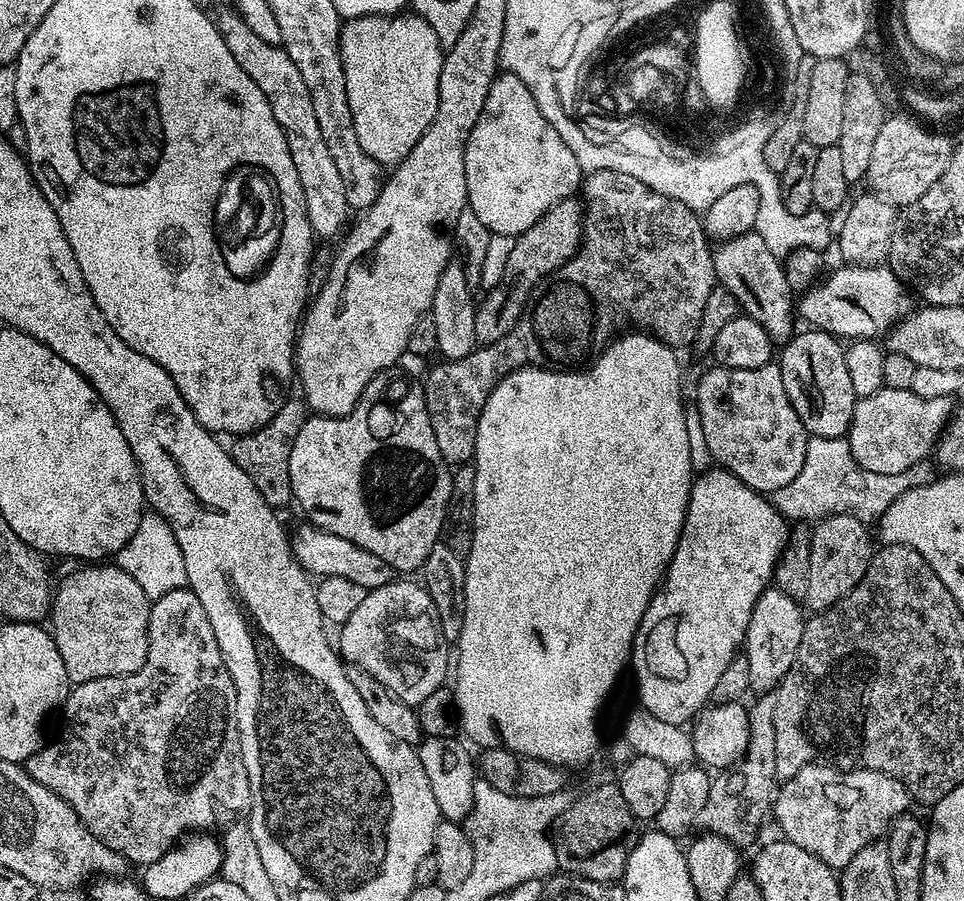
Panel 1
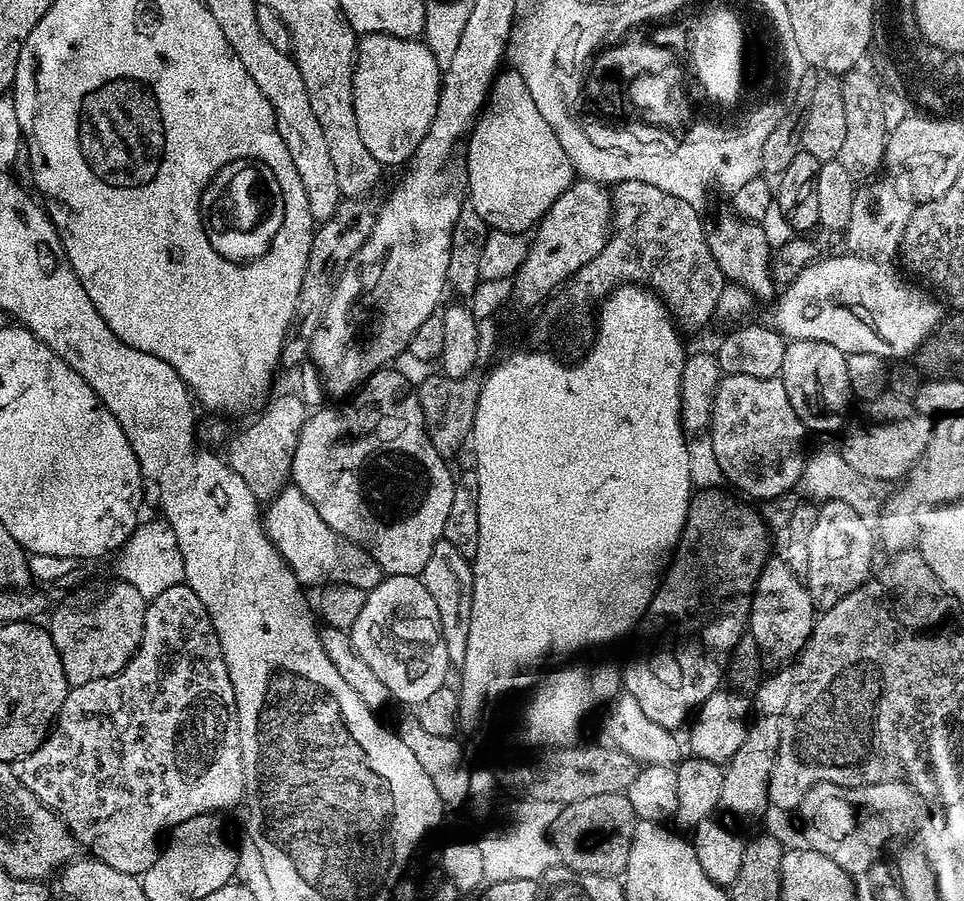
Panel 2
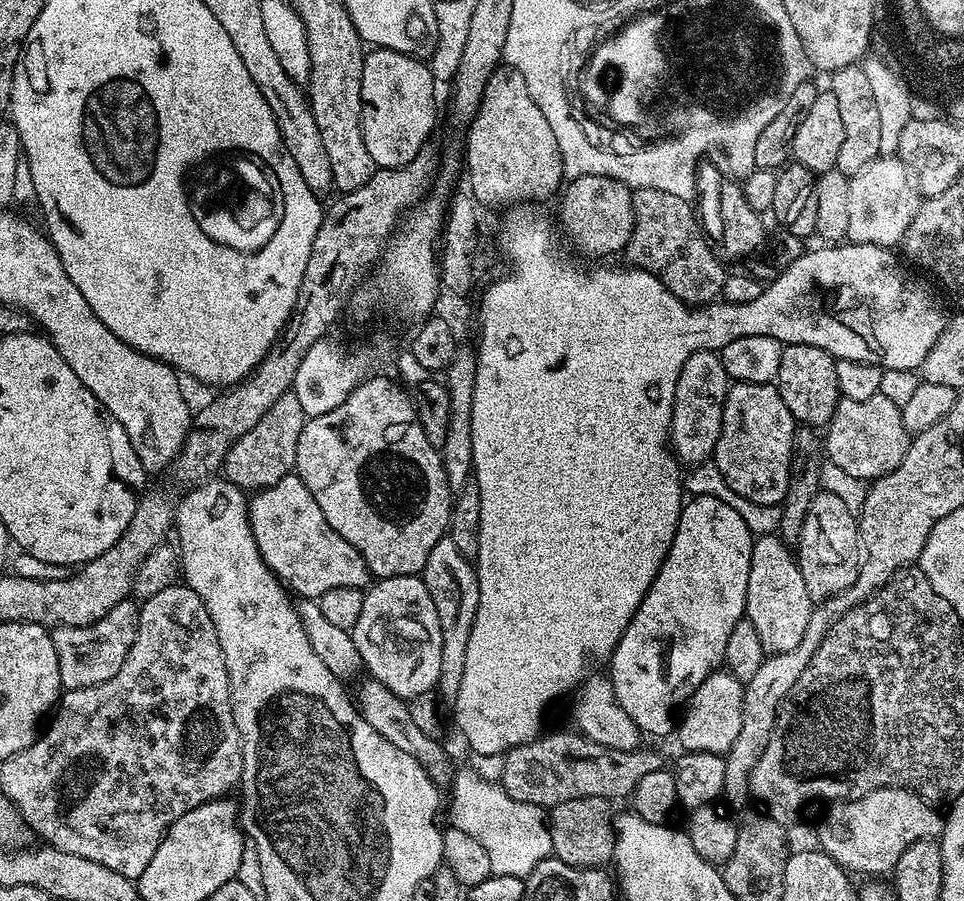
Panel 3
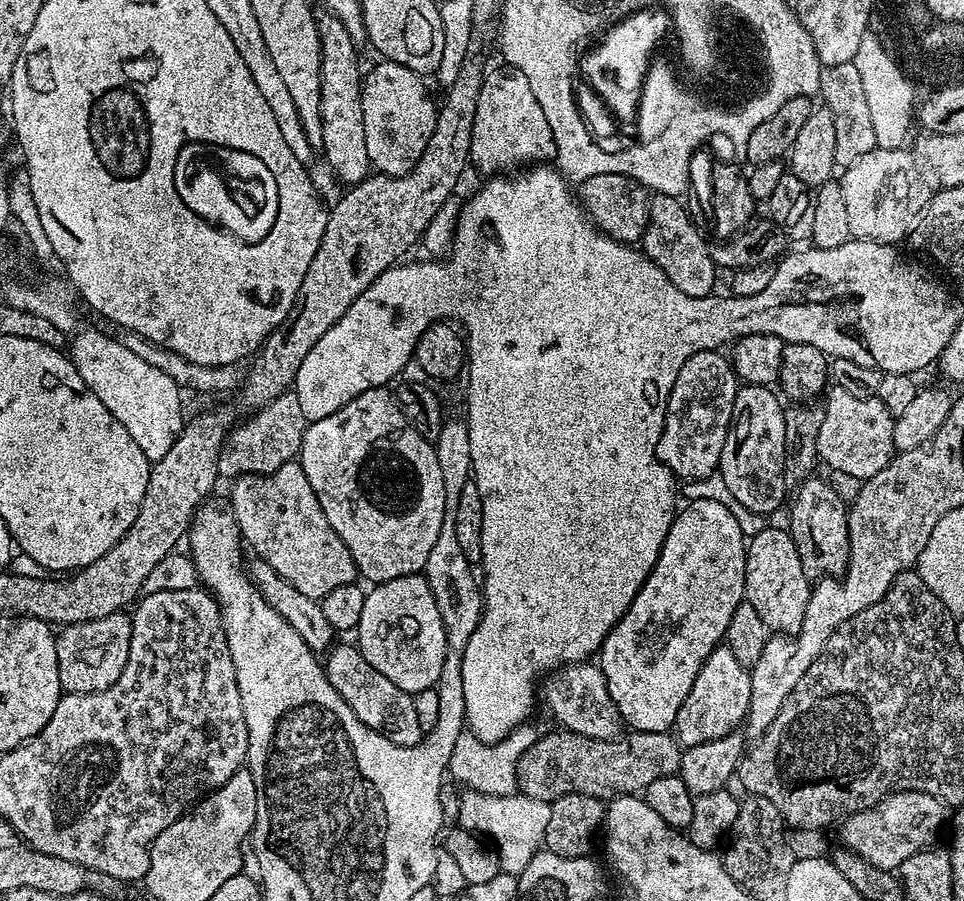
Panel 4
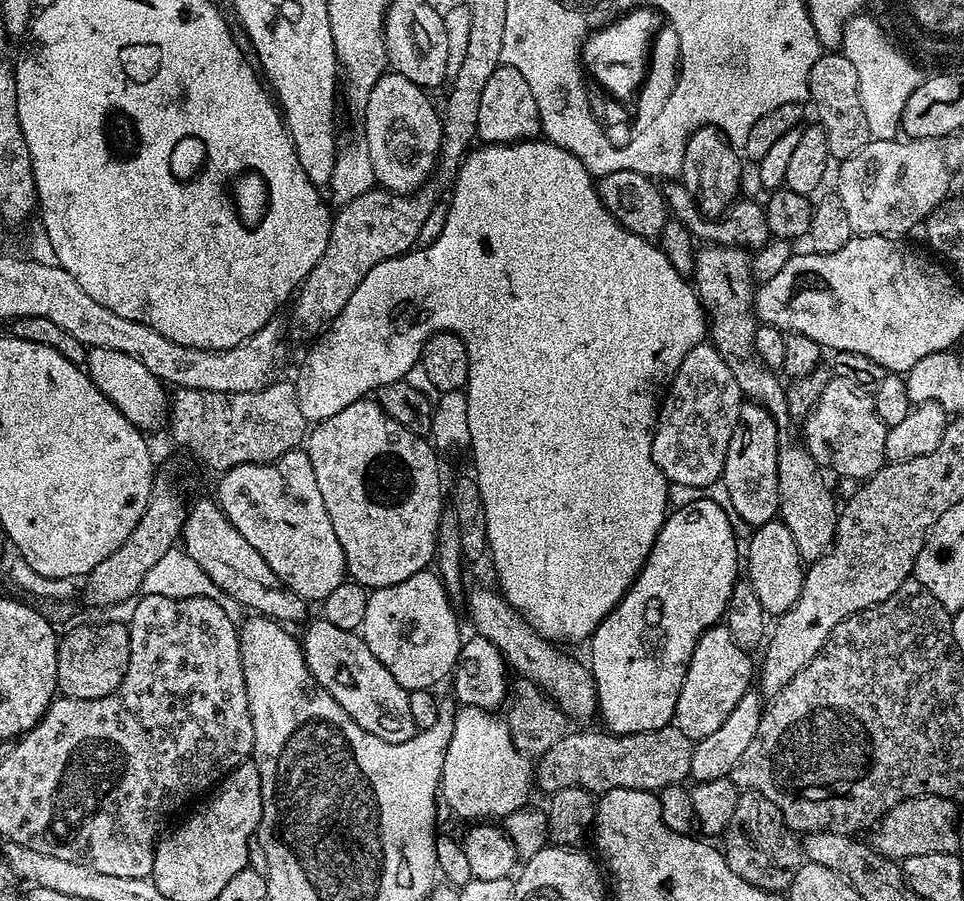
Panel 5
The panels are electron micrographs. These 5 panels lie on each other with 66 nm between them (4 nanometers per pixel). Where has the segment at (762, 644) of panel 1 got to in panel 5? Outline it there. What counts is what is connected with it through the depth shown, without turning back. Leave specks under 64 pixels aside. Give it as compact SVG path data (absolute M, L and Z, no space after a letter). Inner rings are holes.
M779 518L755 529L746 543L746 578L754 586L754 594L758 594L758 602L762 602L765 613L779 618L792 609L802 594L805 561L798 554L798 546L794 546L790 530Z

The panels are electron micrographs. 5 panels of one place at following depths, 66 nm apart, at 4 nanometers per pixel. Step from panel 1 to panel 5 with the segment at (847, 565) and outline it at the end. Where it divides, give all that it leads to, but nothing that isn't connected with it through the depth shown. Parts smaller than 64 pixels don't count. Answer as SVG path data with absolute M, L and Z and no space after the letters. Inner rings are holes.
M721 244L701 247L696 253L694 287L696 297L703 304L710 321L710 343L718 350L718 354L722 354L726 366L730 366L734 382L738 382L741 393L751 403L761 404L775 418L777 428L784 430L780 434L781 445L778 450L779 519L790 530L801 560L821 560L836 540L838 500L833 489L828 489L820 465L803 443L796 441L795 444L787 432L788 427L793 427L794 421L788 416L785 385L782 382L780 384L781 377L756 357L758 321L754 311L752 256L745 249L727 248Z

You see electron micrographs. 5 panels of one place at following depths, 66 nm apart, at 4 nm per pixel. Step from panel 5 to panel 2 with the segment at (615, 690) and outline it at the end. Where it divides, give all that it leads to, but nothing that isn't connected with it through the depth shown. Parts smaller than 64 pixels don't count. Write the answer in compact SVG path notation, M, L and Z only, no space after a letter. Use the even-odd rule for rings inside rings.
M700 490L692 497L692 504L688 508L688 521L680 535L680 543L676 546L676 551L666 569L666 575L663 577L662 583L657 587L652 600L648 604L646 613L646 624L648 620L648 628L641 627L640 645L636 648L636 653L632 656L632 661L624 668L624 676L622 672L622 688L627 695L634 698L634 702L638 702L638 706L642 708L643 713L647 715L653 722L658 722L658 726L663 728L671 728L680 730L685 727L686 721L700 707L700 703L716 692L722 684L726 676L726 665L729 656L732 655L732 649L736 647L736 643L740 641L741 636L746 632L746 617L748 615L748 604L740 600L724 600L727 596L732 596L735 592L745 592L745 594L753 591L756 577L760 575L761 569L764 568L764 561L770 556L770 529L764 523L759 511L755 507L747 508L743 504L743 499L737 498L735 495L727 496L724 490Z

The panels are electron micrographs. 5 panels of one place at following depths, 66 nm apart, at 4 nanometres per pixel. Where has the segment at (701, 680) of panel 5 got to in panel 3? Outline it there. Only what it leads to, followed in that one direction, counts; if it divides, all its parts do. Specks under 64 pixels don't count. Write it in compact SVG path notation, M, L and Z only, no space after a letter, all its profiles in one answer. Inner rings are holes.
M727 670L711 672L702 686L694 690L688 703L683 705L682 715L674 732L674 736L680 739L681 749L684 752L727 754L734 746L734 738L738 738L738 730L742 727L743 705L744 684L741 680Z

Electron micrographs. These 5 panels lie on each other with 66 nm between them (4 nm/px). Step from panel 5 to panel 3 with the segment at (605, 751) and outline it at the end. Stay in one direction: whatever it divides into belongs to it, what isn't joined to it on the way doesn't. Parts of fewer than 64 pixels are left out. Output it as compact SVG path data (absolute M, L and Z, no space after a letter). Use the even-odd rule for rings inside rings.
M569 730L552 732L549 736L546 734L529 744L513 748L507 753L506 764L506 791L510 798L553 809L574 798L606 798L616 802L619 796L631 797L642 777L665 767L666 761L647 746L634 750L610 750Z

